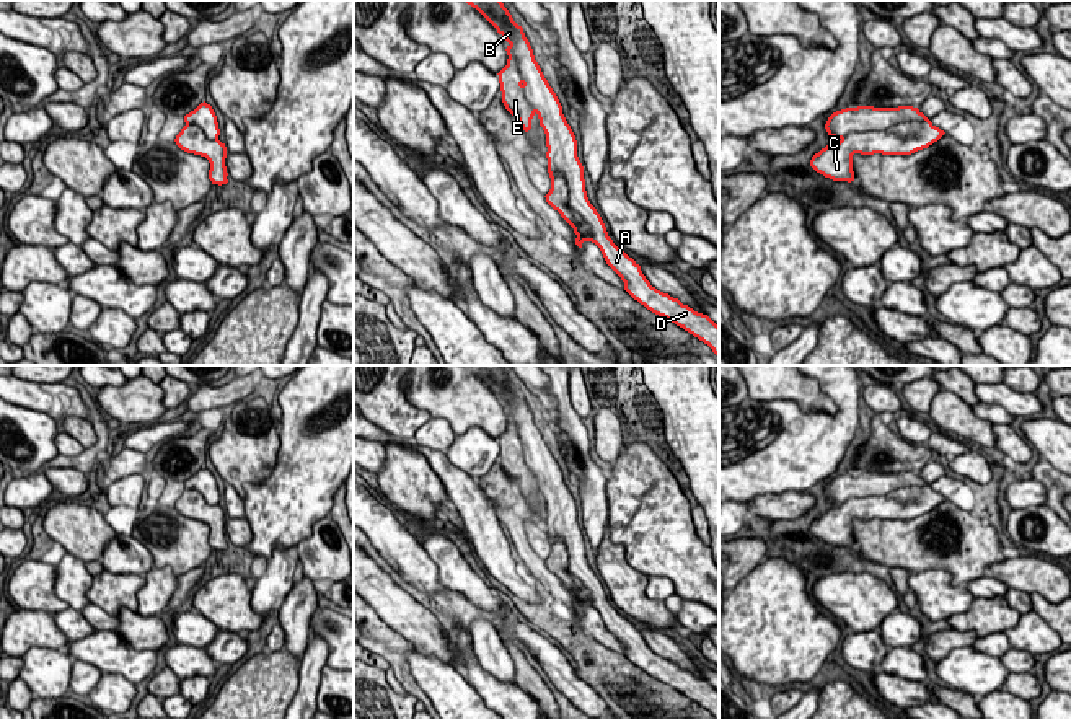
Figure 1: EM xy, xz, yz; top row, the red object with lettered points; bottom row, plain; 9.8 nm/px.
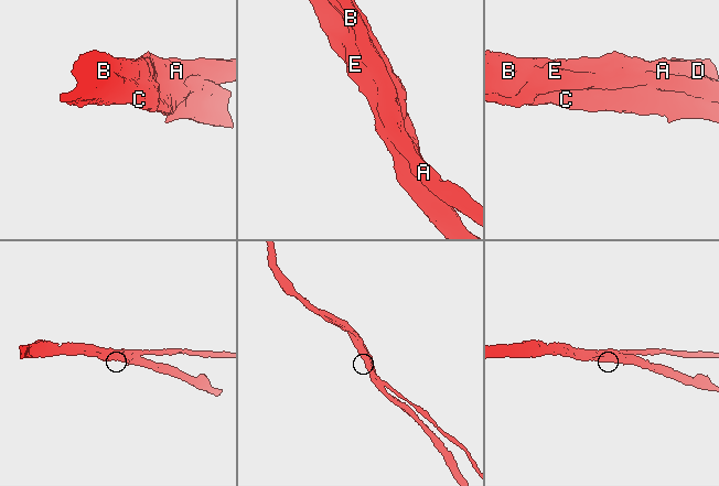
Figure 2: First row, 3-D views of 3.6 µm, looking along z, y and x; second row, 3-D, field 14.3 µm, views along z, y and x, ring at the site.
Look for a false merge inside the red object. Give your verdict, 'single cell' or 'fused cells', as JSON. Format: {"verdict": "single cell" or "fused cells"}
{"verdict": "single cell"}

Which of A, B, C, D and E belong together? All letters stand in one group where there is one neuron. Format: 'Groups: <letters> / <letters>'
Groups: A B C D E

